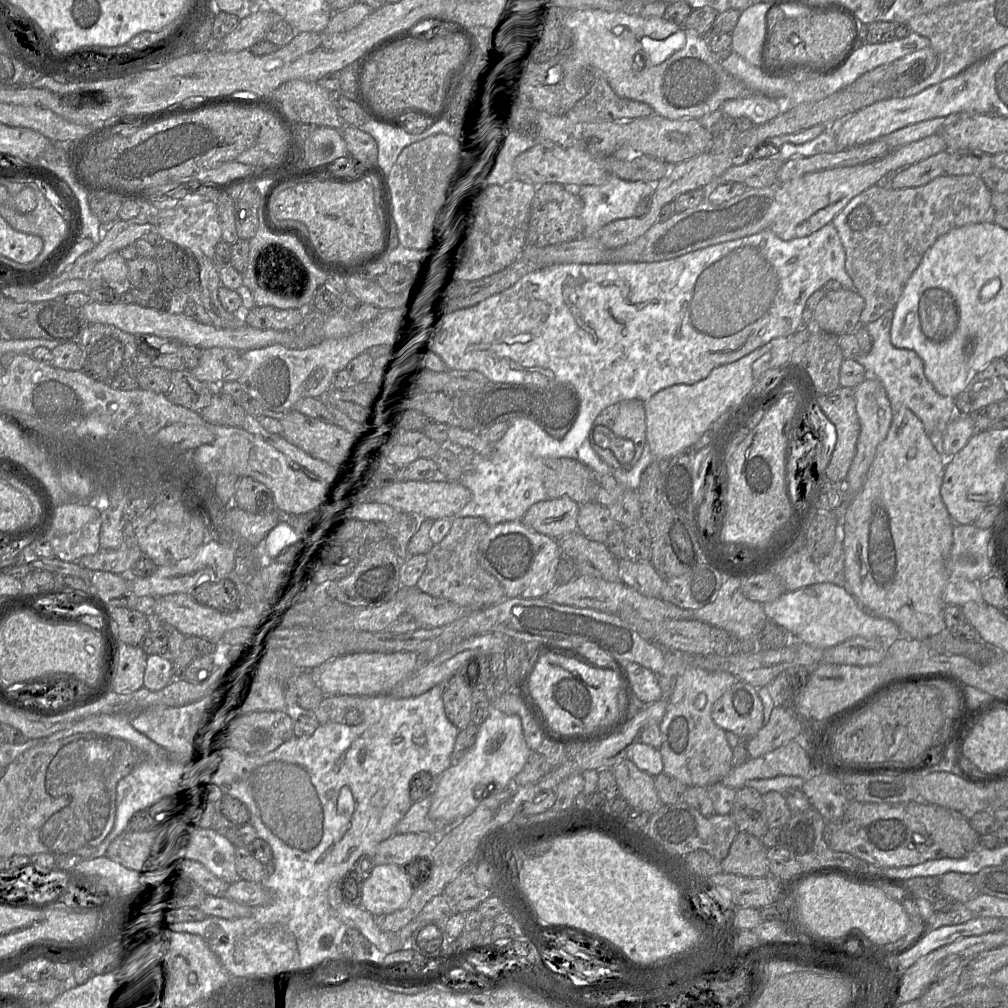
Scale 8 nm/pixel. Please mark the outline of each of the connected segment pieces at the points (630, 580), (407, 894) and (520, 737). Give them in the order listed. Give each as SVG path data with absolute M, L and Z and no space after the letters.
M619 560L619 579L644 596L659 598L664 577L649 561Z
M376 865L371 875L363 881L361 907L374 917L391 914L405 907L413 894L413 887L404 867Z
M490 703L490 713L487 718L478 725L478 734L474 745L468 749L465 754L458 760L454 761L450 767L448 767L439 777L438 784L436 790L431 795L431 806L430 806L430 817L434 819L436 822L450 824L450 826L455 826L459 824L467 815L472 813L482 801L486 798L493 796L501 791L503 791L509 784L513 782L514 777L523 769L528 760L530 754L530 749L525 741L523 726L521 723L521 719L517 715L507 715L496 709L492 709L492 704Z

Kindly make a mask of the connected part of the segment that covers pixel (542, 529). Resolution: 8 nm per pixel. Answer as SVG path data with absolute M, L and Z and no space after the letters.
M569 498L546 499L532 505L520 520L532 530L558 539L577 531L579 504Z

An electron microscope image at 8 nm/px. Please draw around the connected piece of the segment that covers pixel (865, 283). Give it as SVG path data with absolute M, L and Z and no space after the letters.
M966 176L939 179L915 190L896 190L886 184L877 184L852 198L831 223L837 230L845 250L845 270L865 303L860 315L860 325L868 325L894 309L924 254L940 237L964 226L993 223L996 211L991 204L991 195L979 177Z

